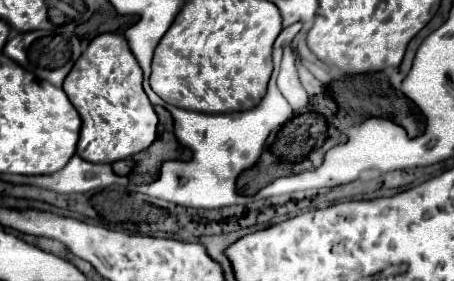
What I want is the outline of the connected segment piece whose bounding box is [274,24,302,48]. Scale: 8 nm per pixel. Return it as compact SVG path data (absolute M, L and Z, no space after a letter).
M292 24L292 26L288 26L288 28L284 28L282 32L280 32L280 36L276 38L276 48L286 48L286 46L290 46L292 44L292 40L294 40L294 36L300 32L300 28L302 28L302 24Z

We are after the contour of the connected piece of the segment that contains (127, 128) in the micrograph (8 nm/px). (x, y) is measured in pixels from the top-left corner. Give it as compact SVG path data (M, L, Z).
M122 34L96 36L64 80L64 92L82 118L76 154L88 162L124 160L156 140L158 116L142 90L142 70Z

